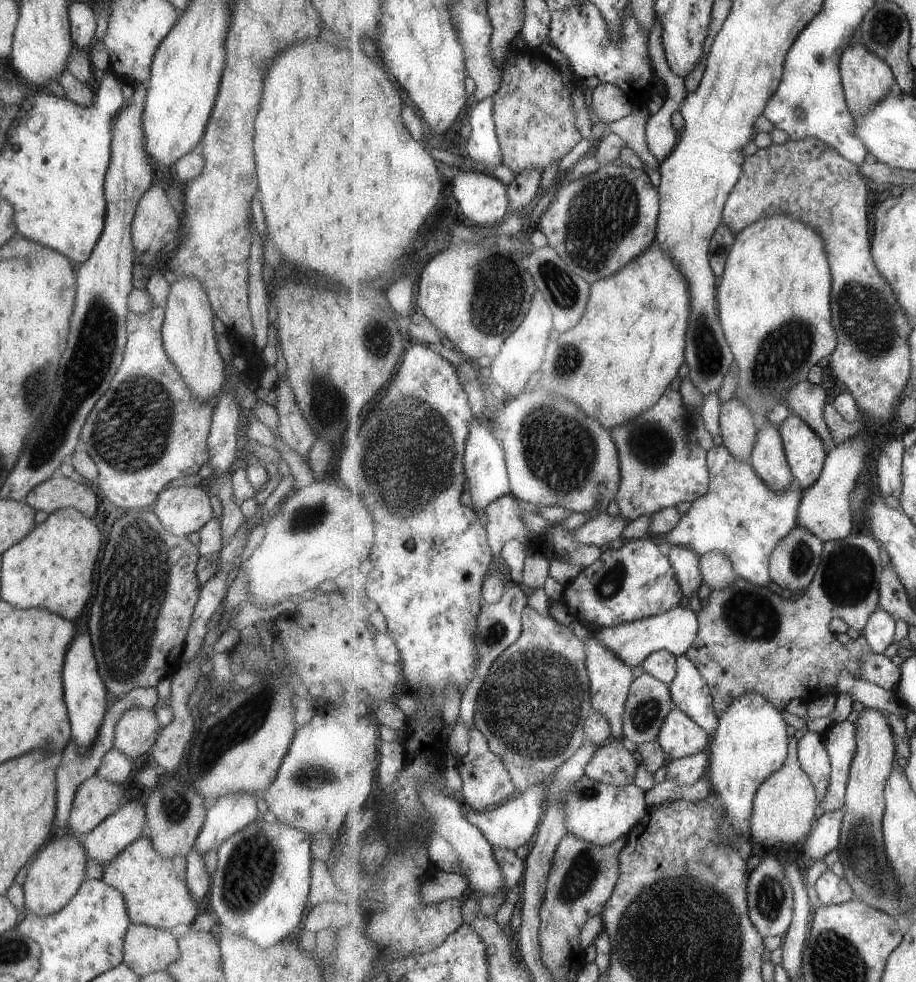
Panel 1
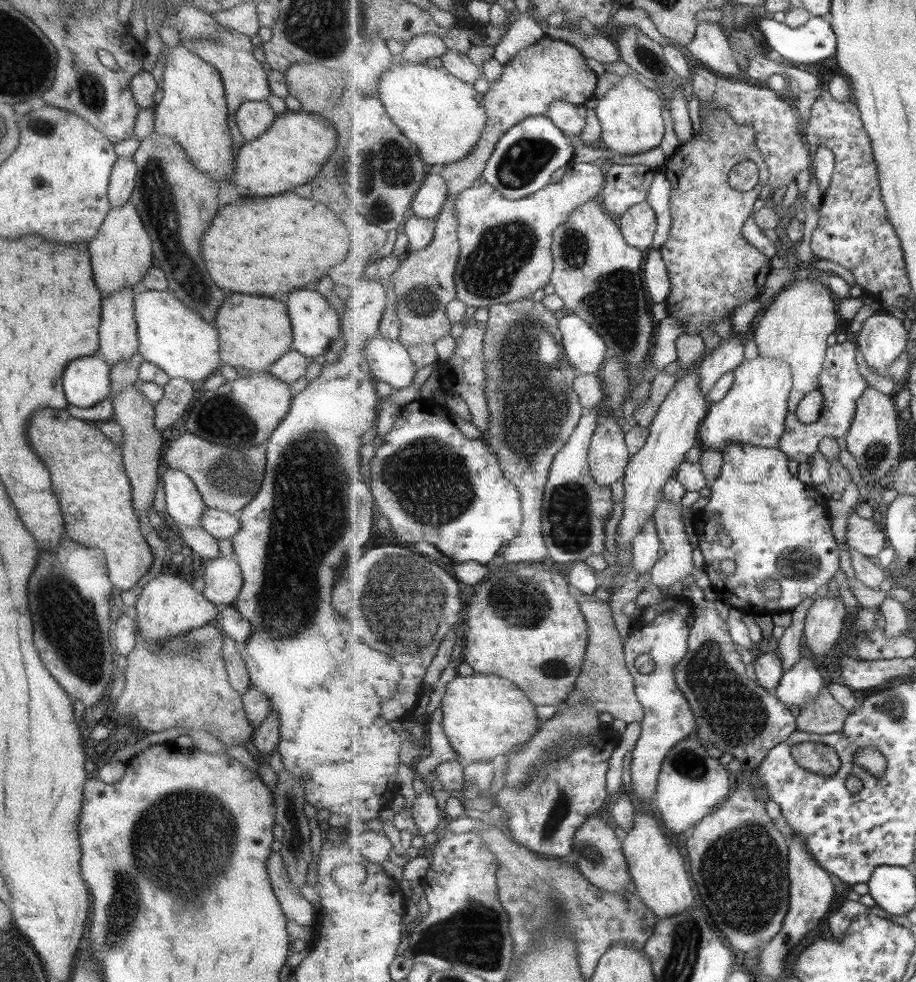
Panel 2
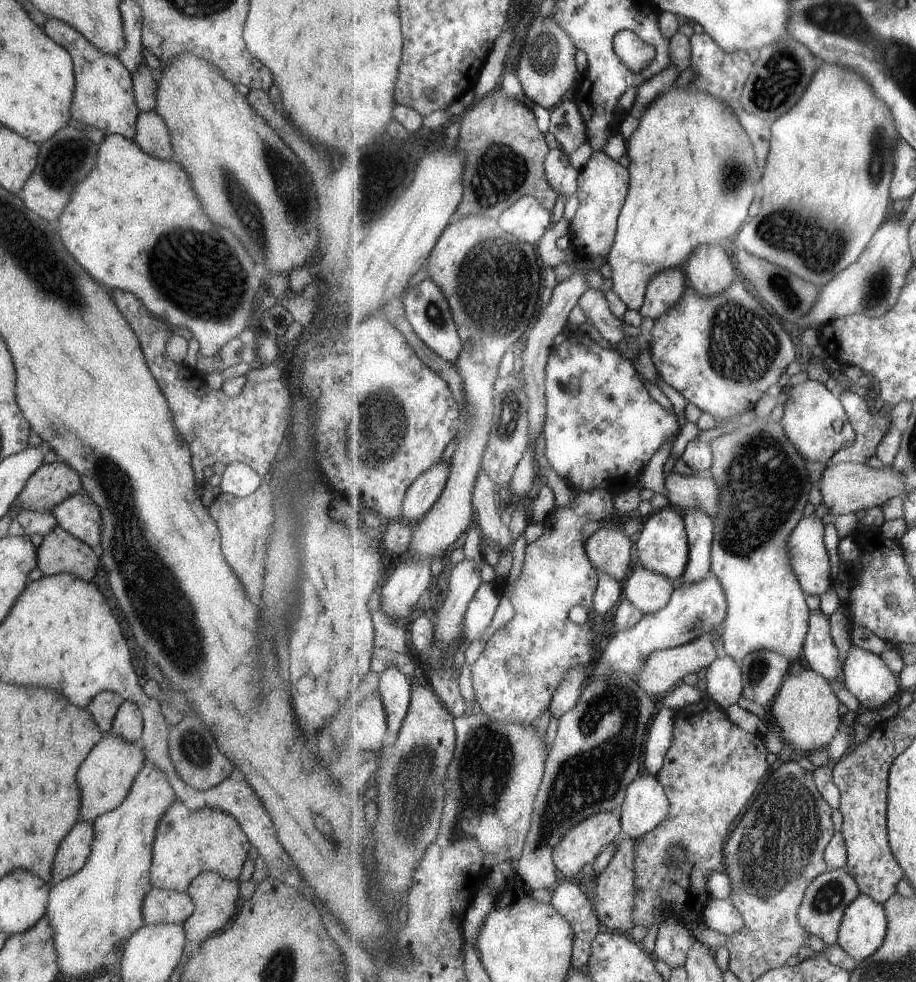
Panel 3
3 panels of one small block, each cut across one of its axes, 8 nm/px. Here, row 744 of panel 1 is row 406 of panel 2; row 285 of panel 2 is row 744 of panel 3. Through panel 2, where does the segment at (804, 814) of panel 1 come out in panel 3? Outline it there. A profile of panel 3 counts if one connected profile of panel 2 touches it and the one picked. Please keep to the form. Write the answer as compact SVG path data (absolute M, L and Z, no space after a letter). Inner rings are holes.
M804 665L799 674L789 674L781 685L780 691L771 704L771 713L775 718L784 740L806 754L813 753L821 746L831 744L842 725L839 712L841 702L821 673Z

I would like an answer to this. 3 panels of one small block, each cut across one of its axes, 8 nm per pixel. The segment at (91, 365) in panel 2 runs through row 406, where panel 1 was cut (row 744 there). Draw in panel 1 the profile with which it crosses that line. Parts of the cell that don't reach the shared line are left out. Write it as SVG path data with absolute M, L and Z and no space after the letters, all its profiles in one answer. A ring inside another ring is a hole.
M79 632L73 636L69 642L69 648L65 650L65 662L63 662L63 698L67 706L68 720L70 724L70 737L73 738L73 744L77 744L77 752L85 752L95 736L97 730L101 728L101 722L104 721L106 687L103 686L103 680L97 674L93 650L91 650L91 640L87 632Z

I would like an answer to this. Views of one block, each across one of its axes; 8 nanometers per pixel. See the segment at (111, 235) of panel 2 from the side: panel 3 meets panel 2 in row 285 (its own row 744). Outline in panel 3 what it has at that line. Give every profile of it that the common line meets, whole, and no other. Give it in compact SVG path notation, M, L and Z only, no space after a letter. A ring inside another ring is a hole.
M110 732L91 748L77 770L77 784L81 788L81 808L79 822L92 823L100 814L113 810L121 804L129 791L134 776L143 764L143 751L140 743L125 742Z

